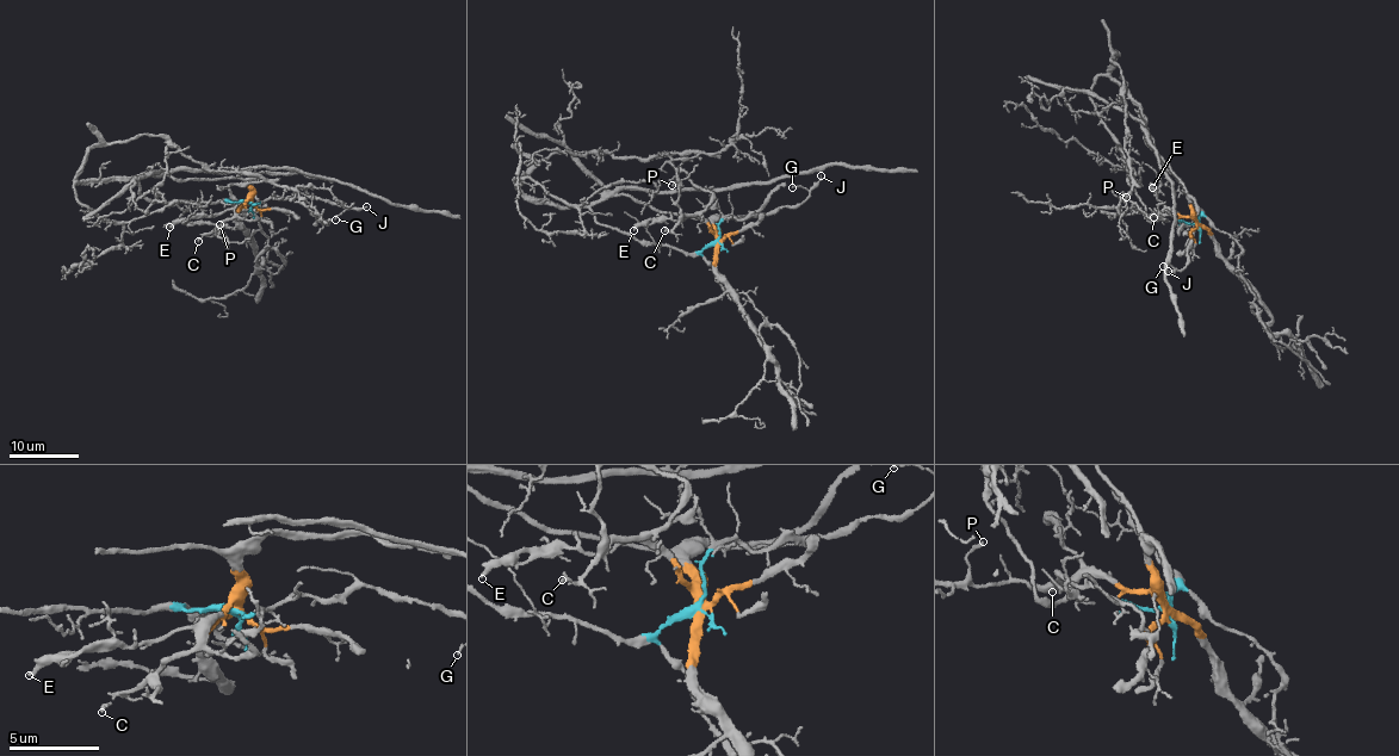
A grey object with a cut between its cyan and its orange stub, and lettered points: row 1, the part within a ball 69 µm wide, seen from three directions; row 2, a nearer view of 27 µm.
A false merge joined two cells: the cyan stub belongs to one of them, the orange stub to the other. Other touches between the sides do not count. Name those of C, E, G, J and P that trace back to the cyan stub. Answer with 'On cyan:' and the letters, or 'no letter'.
On cyan: G, J

